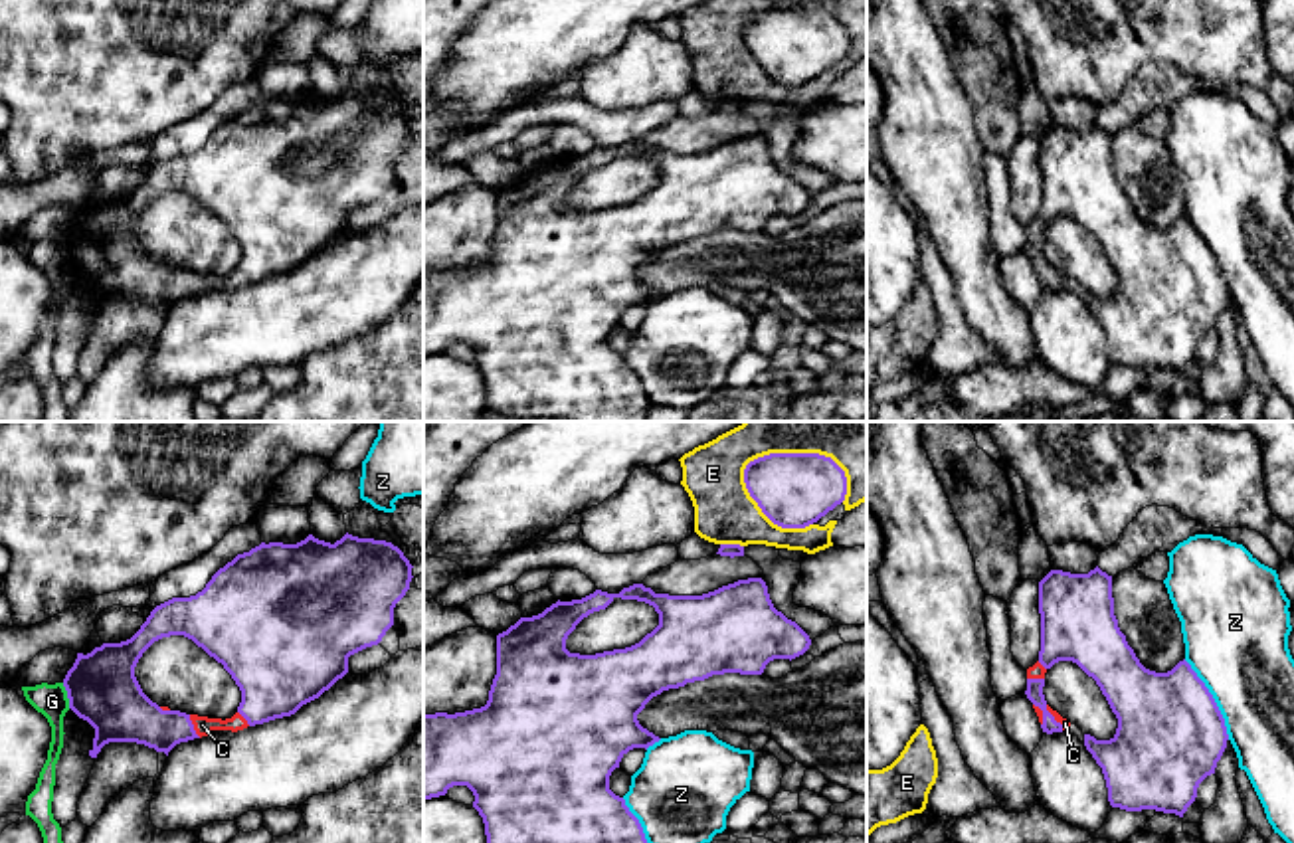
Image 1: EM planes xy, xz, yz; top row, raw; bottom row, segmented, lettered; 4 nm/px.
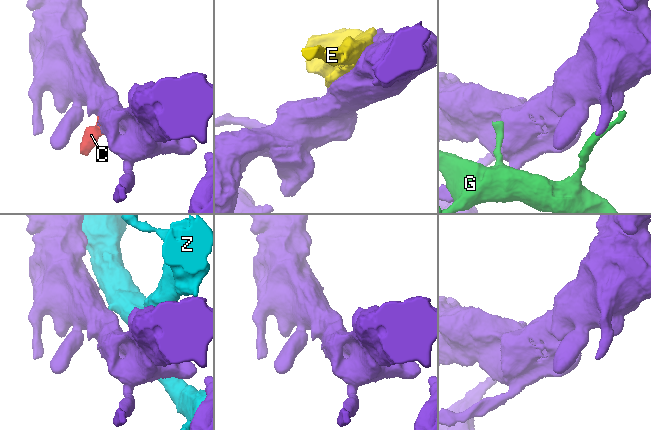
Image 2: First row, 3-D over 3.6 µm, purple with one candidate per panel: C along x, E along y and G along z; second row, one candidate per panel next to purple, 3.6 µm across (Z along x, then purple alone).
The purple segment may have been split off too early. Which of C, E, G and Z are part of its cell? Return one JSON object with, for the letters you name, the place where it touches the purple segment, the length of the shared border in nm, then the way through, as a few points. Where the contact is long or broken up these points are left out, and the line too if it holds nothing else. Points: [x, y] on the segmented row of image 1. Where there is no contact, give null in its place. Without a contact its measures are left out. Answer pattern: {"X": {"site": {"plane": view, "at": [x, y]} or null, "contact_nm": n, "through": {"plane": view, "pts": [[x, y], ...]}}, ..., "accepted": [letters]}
{"C": {"site": {"plane": "xy", "at": [192, 727]}, "contact_nm": 110}, "accepted": ["C"]}

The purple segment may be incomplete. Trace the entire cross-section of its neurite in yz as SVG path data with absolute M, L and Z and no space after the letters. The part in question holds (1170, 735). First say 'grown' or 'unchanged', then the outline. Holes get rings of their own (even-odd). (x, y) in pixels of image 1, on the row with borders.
grown; M1098 566L1088 574L1051 570L1039 582L1039 613L1041 651L1039 661L1027 669L1025 695L1033 702L1043 732L1063 732L1070 726L1066 718L1047 704L1043 687L1045 673L1055 663L1072 661L1096 681L1118 718L1116 734L1110 740L1096 740L1094 736L1084 734L1086 750L1102 768L1110 805L1126 811L1155 809L1183 817L1187 807L1197 797L1199 784L1207 776L1215 774L1217 762L1221 760L1229 740L1225 718L1205 683L1185 659L1167 673L1150 671L1140 663L1134 649L1128 645L1126 635L1120 631L1118 619L1114 615L1112 576L1102 572Z

